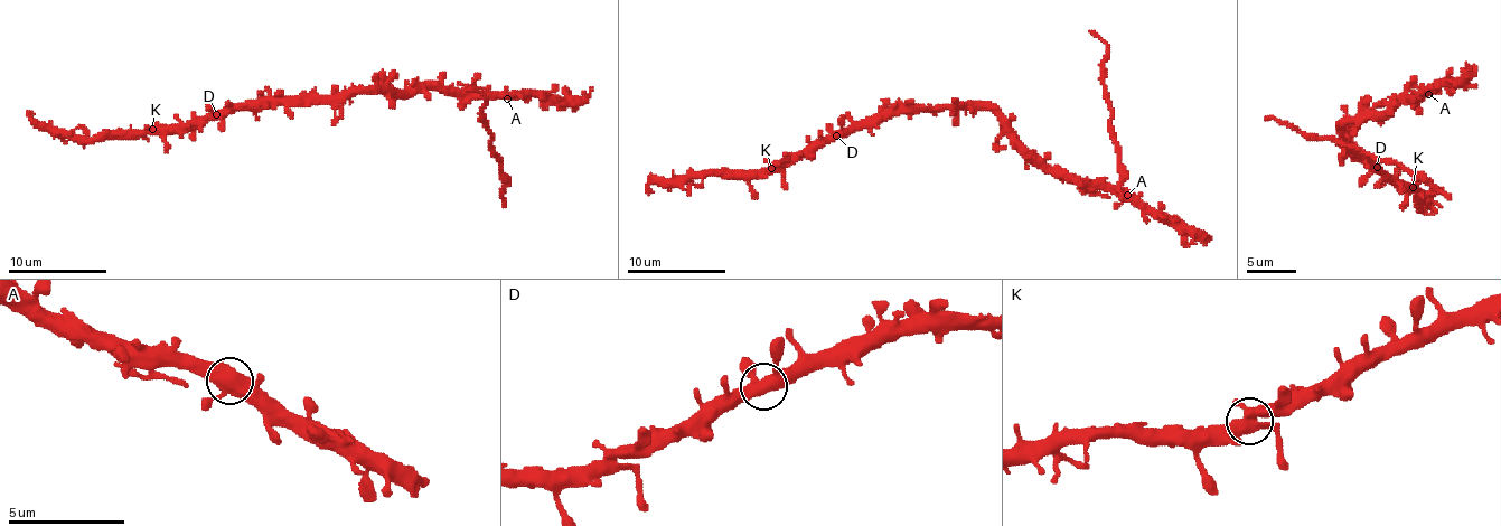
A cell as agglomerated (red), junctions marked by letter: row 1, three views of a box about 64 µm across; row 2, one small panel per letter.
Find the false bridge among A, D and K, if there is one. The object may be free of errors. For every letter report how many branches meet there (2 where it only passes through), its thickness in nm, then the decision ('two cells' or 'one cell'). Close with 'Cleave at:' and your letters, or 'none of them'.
A: branches 4; calibre 460 nm; one cell
D: branches 4; calibre 460 nm; one cell
K: branches 4; calibre 480 nm; one cell
Cleave at: none of them

